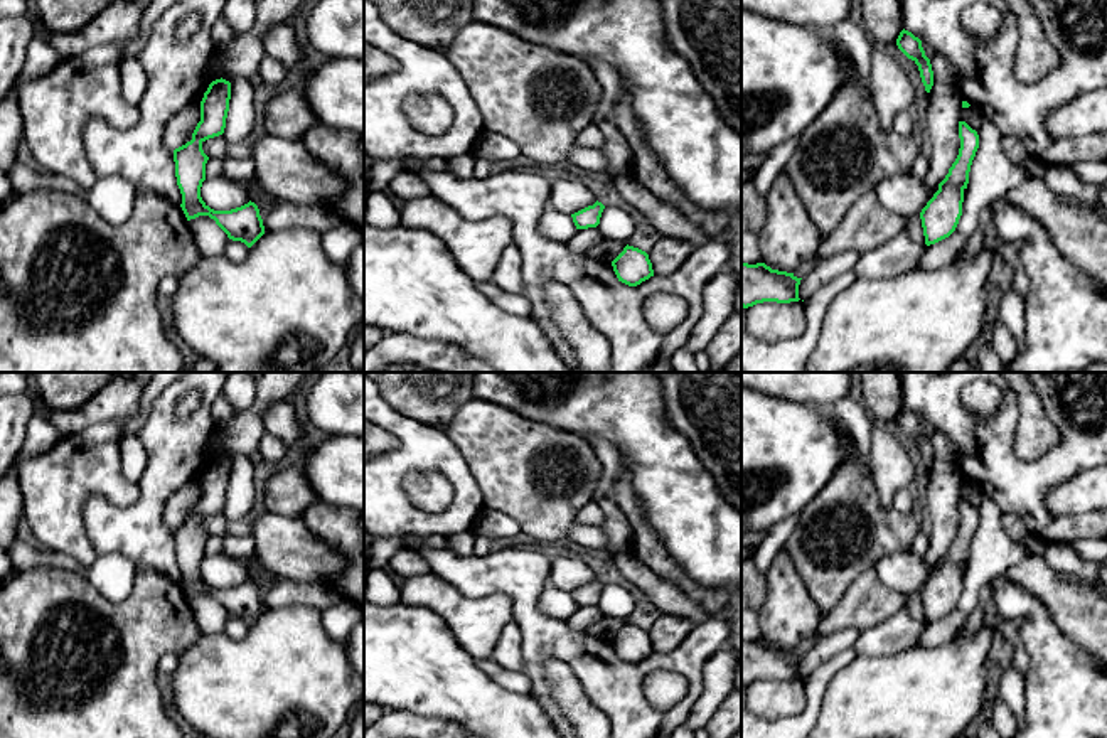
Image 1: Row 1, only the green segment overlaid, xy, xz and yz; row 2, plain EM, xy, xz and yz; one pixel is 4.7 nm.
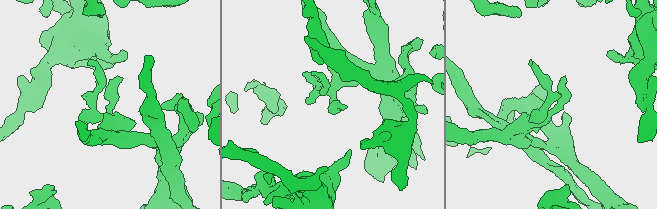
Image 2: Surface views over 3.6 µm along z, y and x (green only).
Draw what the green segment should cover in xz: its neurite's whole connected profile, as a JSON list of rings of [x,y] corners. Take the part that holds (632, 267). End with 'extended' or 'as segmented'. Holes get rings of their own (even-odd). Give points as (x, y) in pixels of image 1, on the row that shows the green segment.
[[[625,246],[623,251],[612,261],[618,281],[637,286],[654,276],[649,254],[639,248]]]; as segmented

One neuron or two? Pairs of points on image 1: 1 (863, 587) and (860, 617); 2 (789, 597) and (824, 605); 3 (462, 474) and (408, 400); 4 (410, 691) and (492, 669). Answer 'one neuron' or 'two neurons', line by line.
1: one neuron
2: two neurons
3: two neurons
4: two neurons

